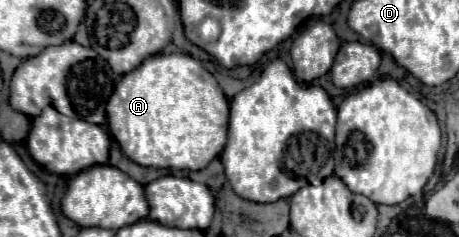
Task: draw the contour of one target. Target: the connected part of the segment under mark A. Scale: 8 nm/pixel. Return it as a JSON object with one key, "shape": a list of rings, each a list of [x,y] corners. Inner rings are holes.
{"shape":[[[169,53],[169,55],[153,55],[145,59],[137,69],[123,75],[117,83],[113,97],[109,97],[107,105],[107,121],[109,131],[121,145],[123,153],[143,165],[155,169],[187,169],[197,171],[207,167],[225,147],[229,119],[229,101],[217,85],[215,77],[191,55],[187,53]]]}

